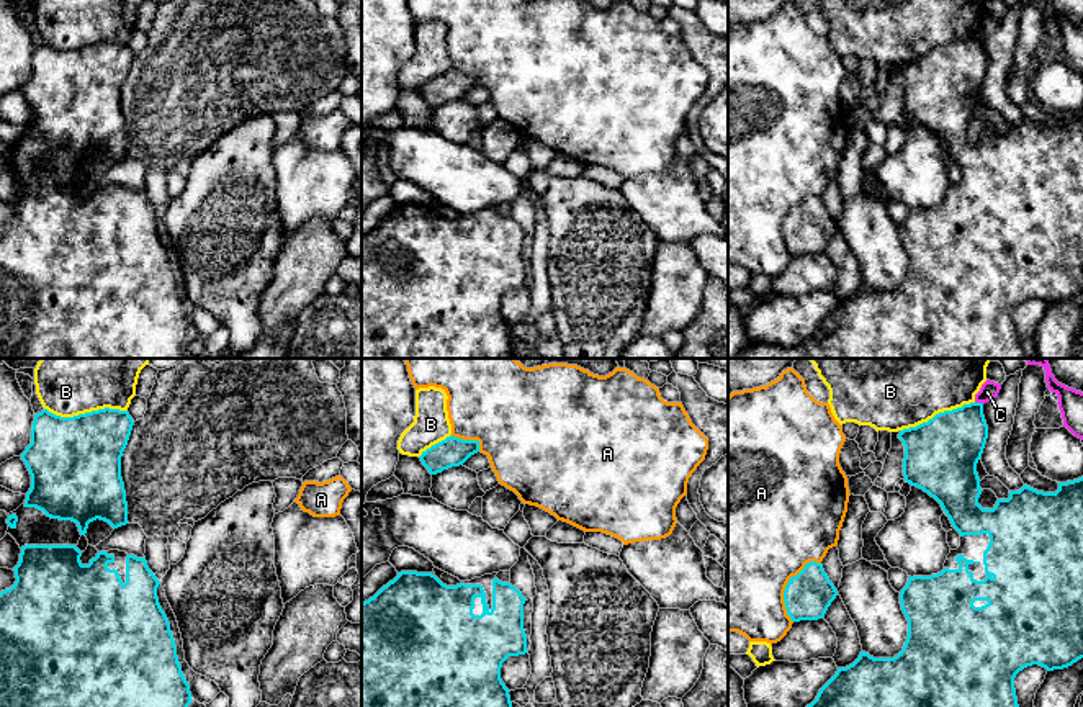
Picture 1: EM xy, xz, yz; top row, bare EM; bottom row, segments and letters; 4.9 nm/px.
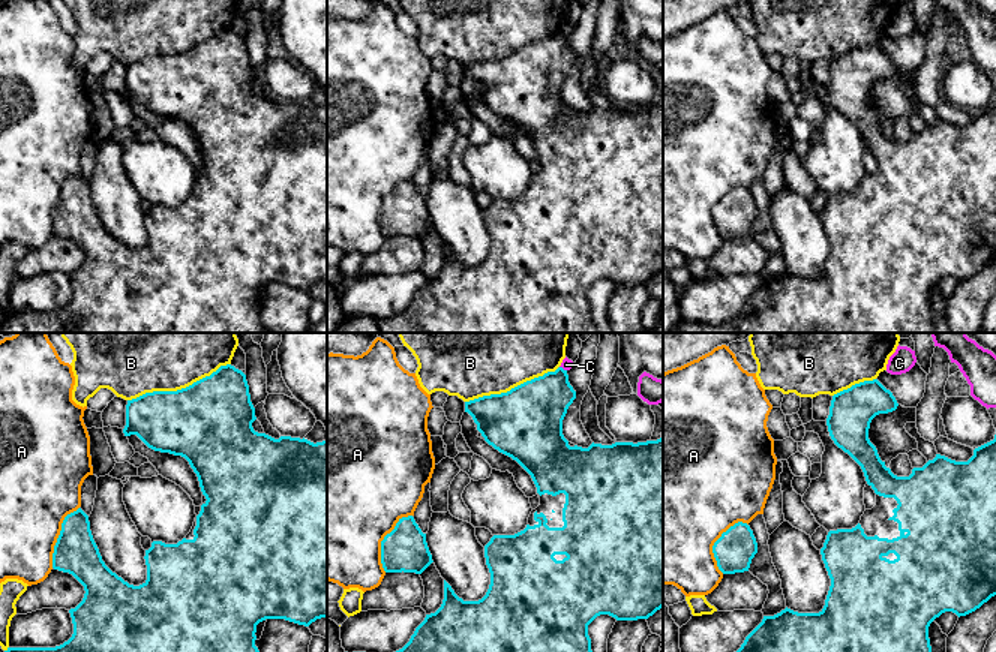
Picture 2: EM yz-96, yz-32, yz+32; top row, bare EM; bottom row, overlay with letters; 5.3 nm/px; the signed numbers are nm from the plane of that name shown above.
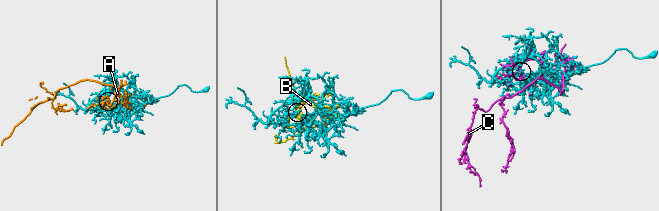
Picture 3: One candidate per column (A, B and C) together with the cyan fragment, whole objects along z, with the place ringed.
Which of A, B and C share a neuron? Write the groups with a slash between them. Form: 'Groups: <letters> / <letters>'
Groups: A / B / C

